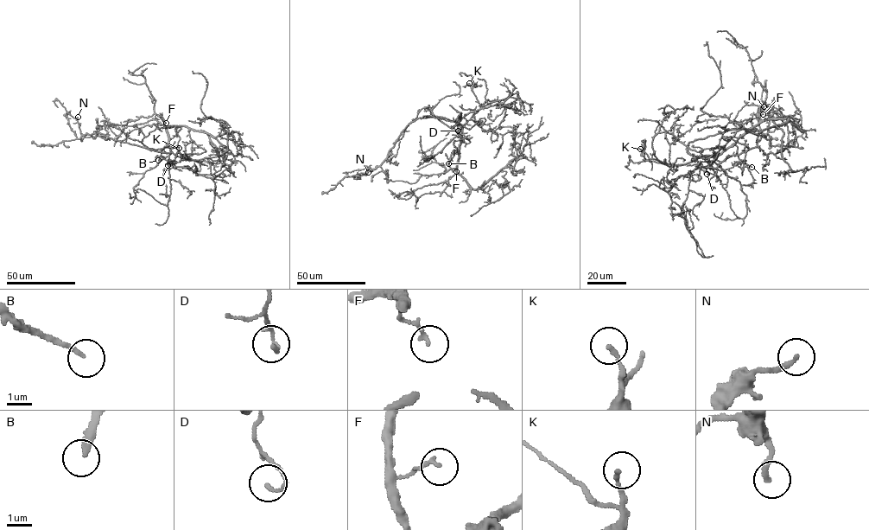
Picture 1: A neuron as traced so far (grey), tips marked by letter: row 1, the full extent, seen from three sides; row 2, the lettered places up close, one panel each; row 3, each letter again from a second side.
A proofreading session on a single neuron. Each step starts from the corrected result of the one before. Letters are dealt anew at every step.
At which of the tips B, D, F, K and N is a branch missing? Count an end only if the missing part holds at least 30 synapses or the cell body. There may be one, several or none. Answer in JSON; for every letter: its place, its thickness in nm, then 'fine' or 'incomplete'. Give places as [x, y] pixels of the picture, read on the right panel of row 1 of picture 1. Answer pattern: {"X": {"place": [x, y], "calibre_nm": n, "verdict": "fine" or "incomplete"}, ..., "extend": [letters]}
{"B": {"place": [751, 167], "calibre_nm": 180, "verdict": "incomplete"}, "D": {"place": [707, 174], "calibre_nm": 140, "verdict": "fine"}, "F": {"place": [763, 114], "calibre_nm": 150, "verdict": "fine"}, "K": {"place": [640, 149], "calibre_nm": 170, "verdict": "fine"}, "N": {"place": [764, 106], "calibre_nm": 240, "verdict": "incomplete"}, "extend": ["B", "N"]}

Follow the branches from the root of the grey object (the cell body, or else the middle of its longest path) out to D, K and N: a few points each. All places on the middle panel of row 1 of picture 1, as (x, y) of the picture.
D: (459, 157), (460, 137), (458, 130)
K: (459, 157), (463, 125), (480, 106), (469, 83)
N: (459, 157), (461, 127), (446, 118), (419, 118), (401, 132), (387, 157), (375, 169), (368, 167), (368, 172)

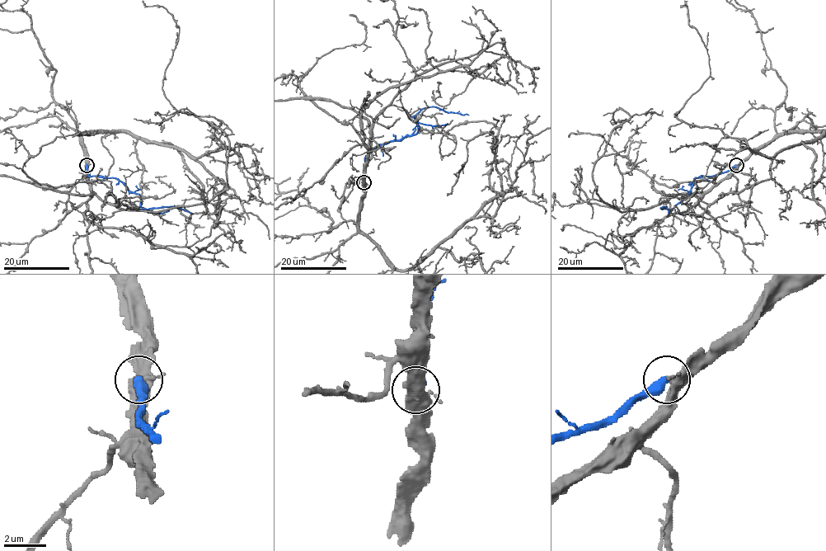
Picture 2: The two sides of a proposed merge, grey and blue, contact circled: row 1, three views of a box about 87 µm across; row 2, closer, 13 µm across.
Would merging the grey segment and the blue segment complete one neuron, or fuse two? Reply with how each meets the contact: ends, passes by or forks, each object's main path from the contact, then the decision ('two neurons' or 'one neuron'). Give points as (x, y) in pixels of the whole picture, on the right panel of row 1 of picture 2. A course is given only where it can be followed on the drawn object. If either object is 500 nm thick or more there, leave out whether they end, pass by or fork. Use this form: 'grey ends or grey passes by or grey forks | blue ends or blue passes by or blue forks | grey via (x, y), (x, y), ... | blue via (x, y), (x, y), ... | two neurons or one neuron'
grey forks | blue ends | grey via (737, 165), (784, 132), (823, 131), (767, 157), (677, 117), (710, 76), (687, 1) | blue via (737, 165), (713, 176), (695, 178), (694, 185), (681, 201), (672, 208), (660, 207), (666, 206), (668, 213) | two neurons

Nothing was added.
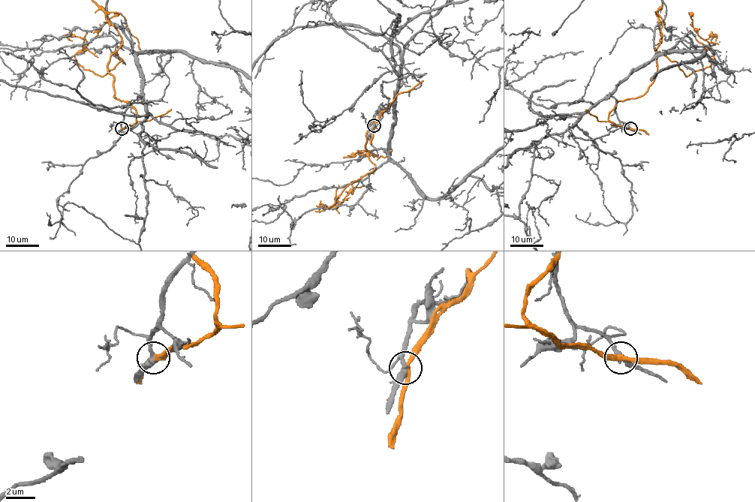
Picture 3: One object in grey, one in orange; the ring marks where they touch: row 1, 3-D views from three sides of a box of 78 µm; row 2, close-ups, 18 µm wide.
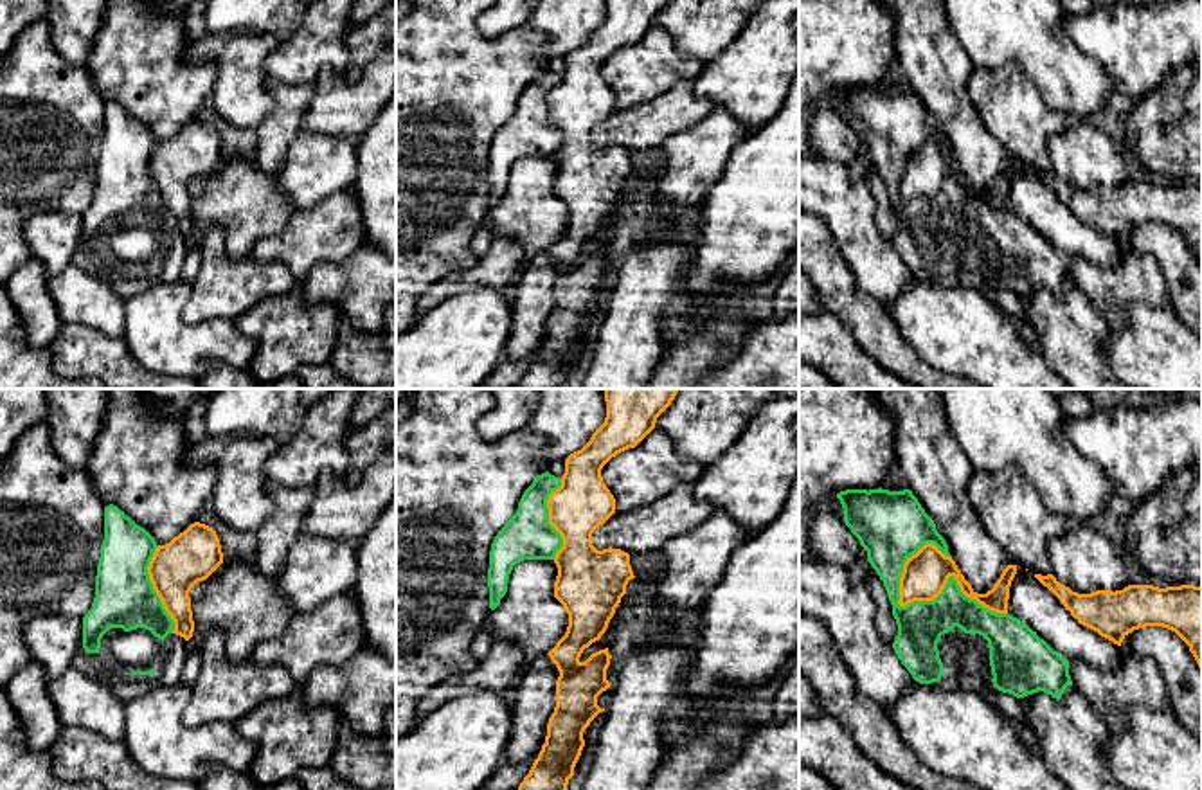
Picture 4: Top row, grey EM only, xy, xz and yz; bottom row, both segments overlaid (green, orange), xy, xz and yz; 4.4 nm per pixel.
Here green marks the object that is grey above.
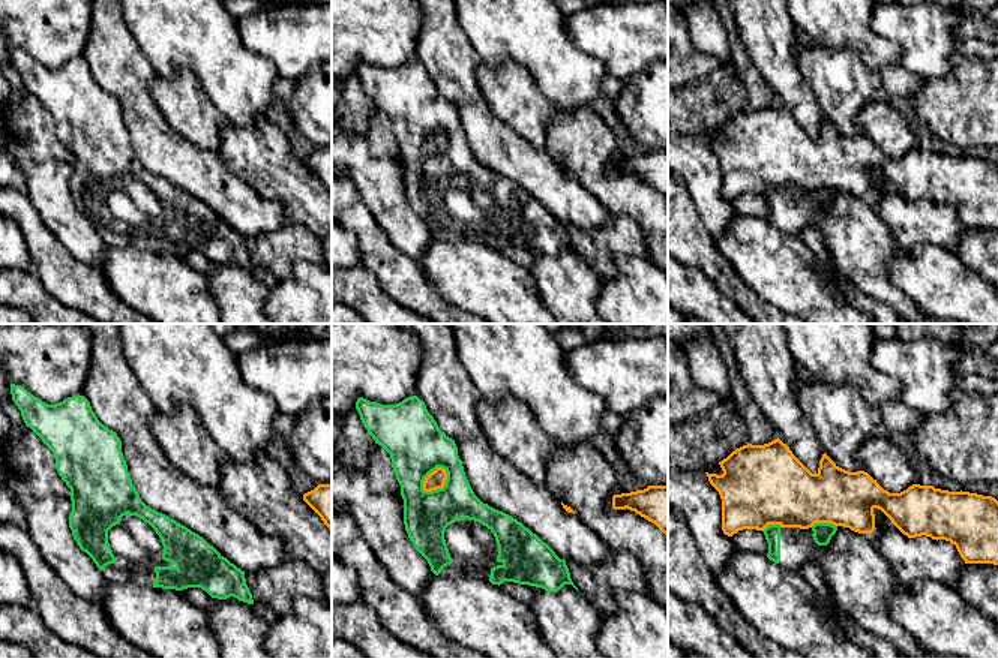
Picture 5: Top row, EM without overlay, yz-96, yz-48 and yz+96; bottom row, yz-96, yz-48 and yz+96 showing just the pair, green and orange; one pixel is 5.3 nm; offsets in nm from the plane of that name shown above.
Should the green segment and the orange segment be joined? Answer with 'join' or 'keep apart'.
keep apart

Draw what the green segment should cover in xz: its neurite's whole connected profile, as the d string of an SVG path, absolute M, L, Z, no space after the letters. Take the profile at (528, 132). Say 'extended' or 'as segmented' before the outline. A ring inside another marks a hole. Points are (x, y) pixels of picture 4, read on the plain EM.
as segmented; M549 68L538 72L524 88L516 110L491 140L488 184L489 205L495 207L507 189L513 164L524 157L554 157L563 144L561 131L549 121L547 95L561 83Z

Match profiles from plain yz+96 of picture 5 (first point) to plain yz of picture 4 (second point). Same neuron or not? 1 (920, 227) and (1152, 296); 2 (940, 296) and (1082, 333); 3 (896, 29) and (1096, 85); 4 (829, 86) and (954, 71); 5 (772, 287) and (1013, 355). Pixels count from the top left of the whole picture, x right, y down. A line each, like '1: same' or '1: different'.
1: same
2: different
3: different
4: different
5: same

